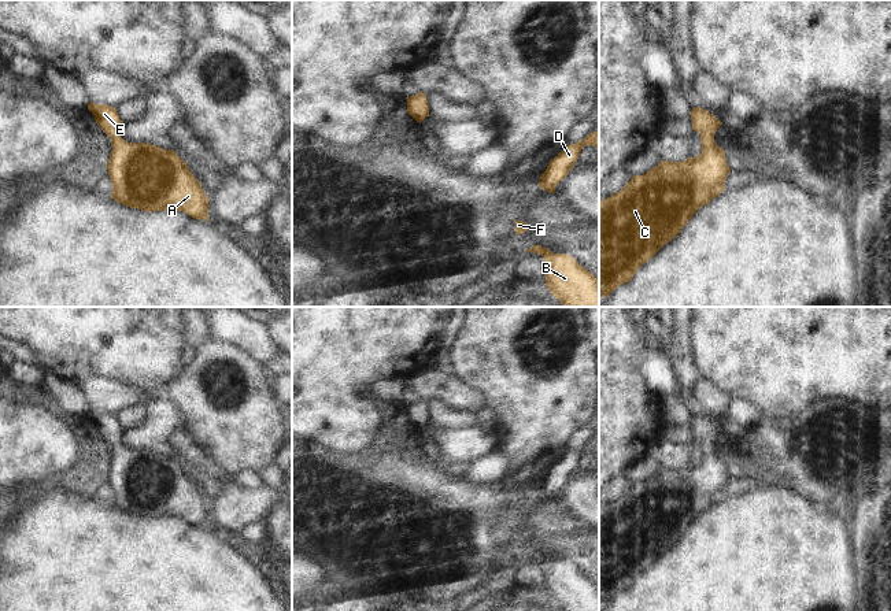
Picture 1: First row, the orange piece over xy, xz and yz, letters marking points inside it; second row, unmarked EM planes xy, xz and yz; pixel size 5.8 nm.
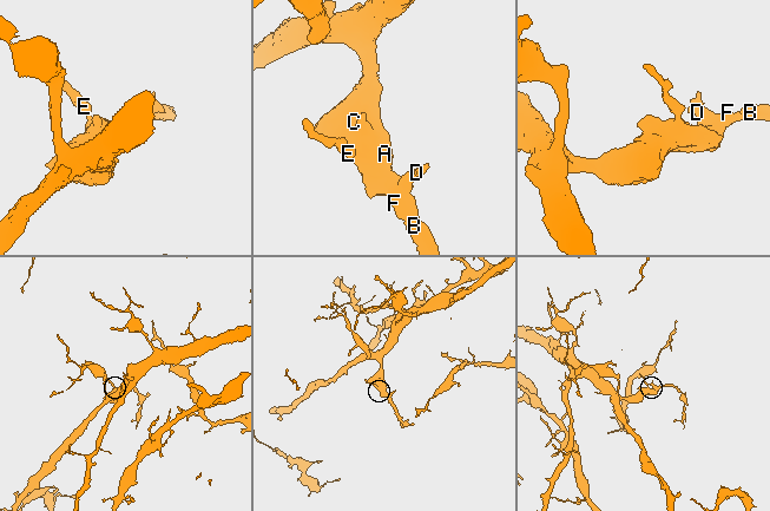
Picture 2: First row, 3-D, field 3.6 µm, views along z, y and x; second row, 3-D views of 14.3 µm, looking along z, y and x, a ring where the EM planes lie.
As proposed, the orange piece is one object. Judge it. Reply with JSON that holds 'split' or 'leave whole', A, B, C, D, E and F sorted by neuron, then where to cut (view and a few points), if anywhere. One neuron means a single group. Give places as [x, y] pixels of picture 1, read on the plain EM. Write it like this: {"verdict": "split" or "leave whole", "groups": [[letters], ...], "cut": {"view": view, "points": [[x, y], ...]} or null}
{"verdict": "leave whole", "groups": [["A", "B", "C", "D", "E", "F"]], "cut": null}

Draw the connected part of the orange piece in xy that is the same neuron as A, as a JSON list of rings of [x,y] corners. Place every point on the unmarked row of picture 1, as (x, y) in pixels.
[[[89,410],[88,416],[96,430],[111,445],[112,458],[107,470],[112,501],[117,510],[141,518],[182,518],[193,526],[208,527],[208,504],[186,470],[173,458],[145,449],[127,449],[121,444],[122,427],[115,416],[106,411]]]

